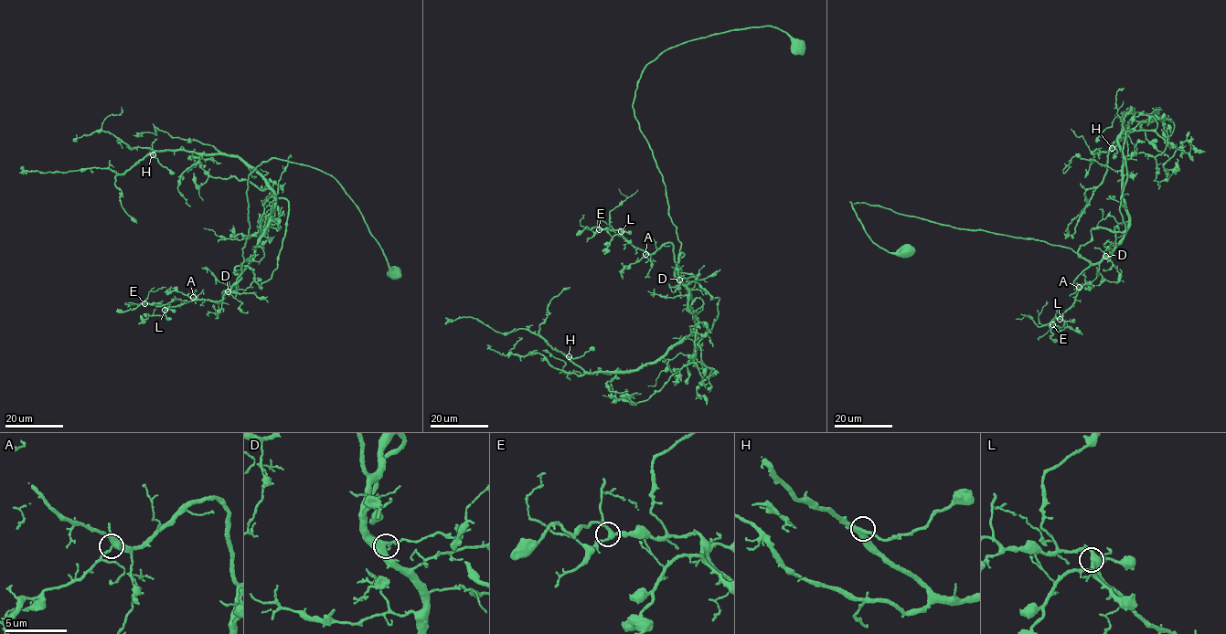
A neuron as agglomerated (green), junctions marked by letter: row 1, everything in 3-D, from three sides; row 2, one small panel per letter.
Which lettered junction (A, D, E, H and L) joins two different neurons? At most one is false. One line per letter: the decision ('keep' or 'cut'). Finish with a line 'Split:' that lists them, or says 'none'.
A: keep
D: keep
E: keep
H: keep
L: keep
Split: none

